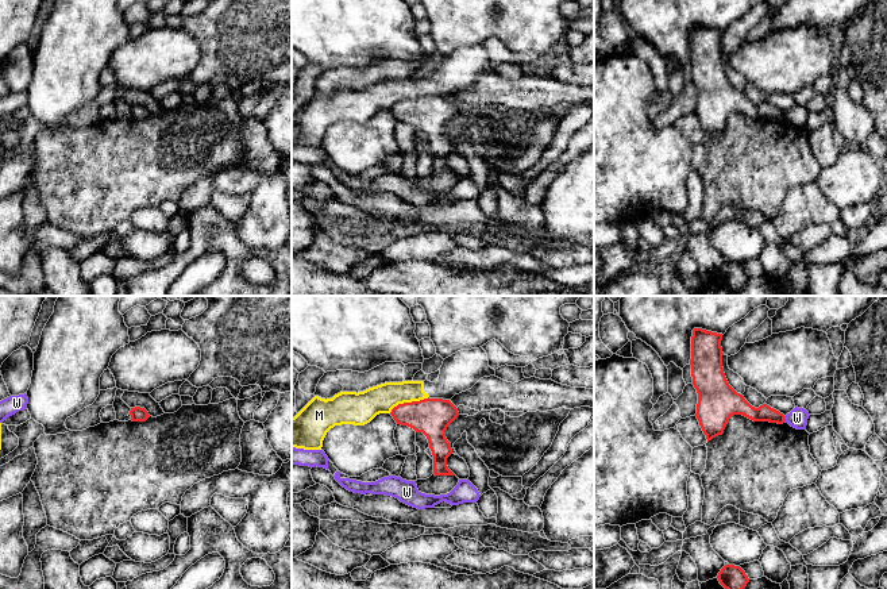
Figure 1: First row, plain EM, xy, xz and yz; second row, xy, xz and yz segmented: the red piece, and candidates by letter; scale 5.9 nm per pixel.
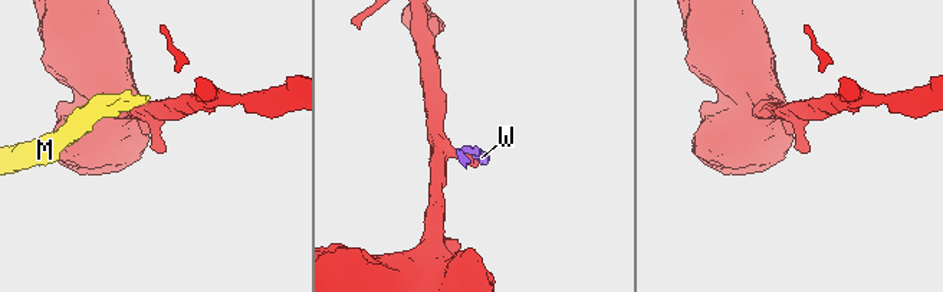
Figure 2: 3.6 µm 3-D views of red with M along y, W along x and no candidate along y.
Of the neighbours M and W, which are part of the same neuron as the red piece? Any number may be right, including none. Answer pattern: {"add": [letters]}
{"add": ["W"]}

